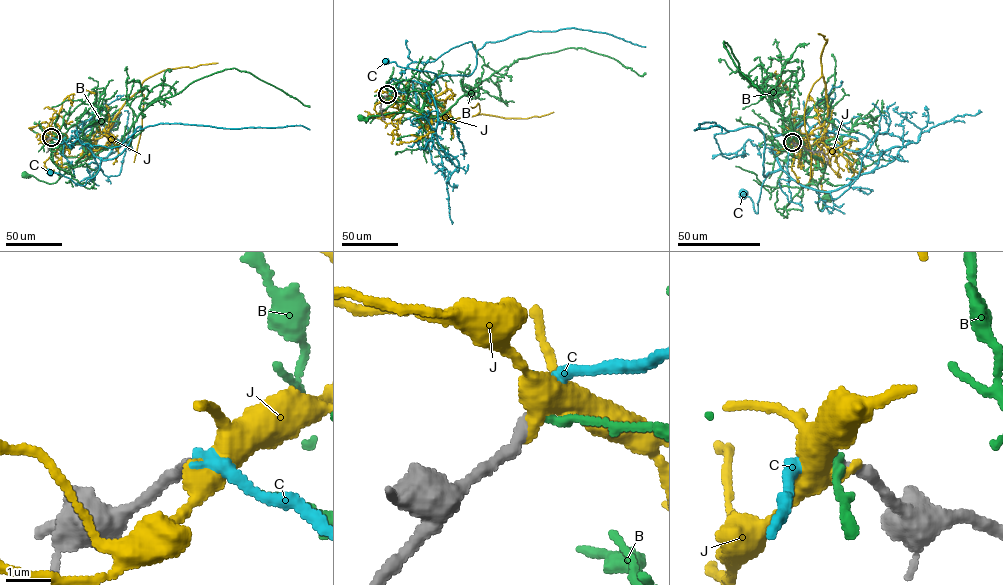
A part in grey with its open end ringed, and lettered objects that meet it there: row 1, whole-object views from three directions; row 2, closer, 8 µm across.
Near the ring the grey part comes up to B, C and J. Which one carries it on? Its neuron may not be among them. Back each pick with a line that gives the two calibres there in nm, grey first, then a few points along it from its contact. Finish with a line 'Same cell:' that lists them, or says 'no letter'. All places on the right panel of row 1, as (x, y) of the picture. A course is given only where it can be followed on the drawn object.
C: 280 nm thick on the grey side, 280 nm on the other
Same cell: C

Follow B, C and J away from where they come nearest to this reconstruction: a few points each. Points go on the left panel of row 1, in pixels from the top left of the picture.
B: (51, 137), (65, 146), (81, 143), (87, 157), (54, 183), (25, 175)
C: (51, 137), (73, 143), (81, 141), (101, 162), (98, 172), (84, 185), (50, 172)
J: (51, 137), (56, 134), (70, 145), (102, 137), (146, 79), (168, 69), (217, 62)

